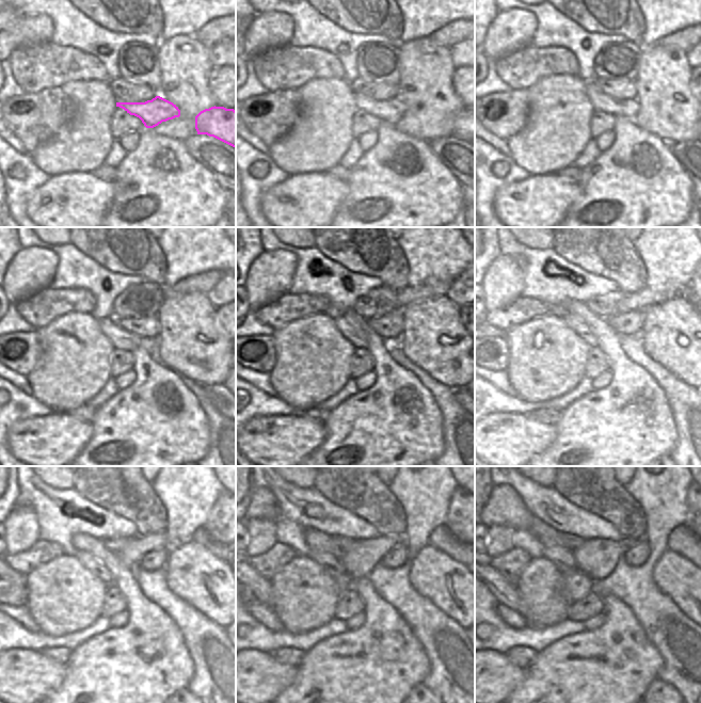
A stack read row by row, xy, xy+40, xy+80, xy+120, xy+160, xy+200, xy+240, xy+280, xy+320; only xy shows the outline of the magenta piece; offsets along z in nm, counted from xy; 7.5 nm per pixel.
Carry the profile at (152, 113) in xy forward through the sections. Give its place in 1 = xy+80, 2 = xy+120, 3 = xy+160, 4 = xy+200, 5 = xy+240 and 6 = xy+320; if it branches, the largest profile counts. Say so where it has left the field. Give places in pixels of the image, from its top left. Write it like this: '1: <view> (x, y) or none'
1: xy+80 (601, 101)
2: xy+120 (121, 339)
3: xy+160 (357, 339)
4: xy+200 (574, 323)
5: xy+240 (94, 565)
6: xy+320 (562, 558)

